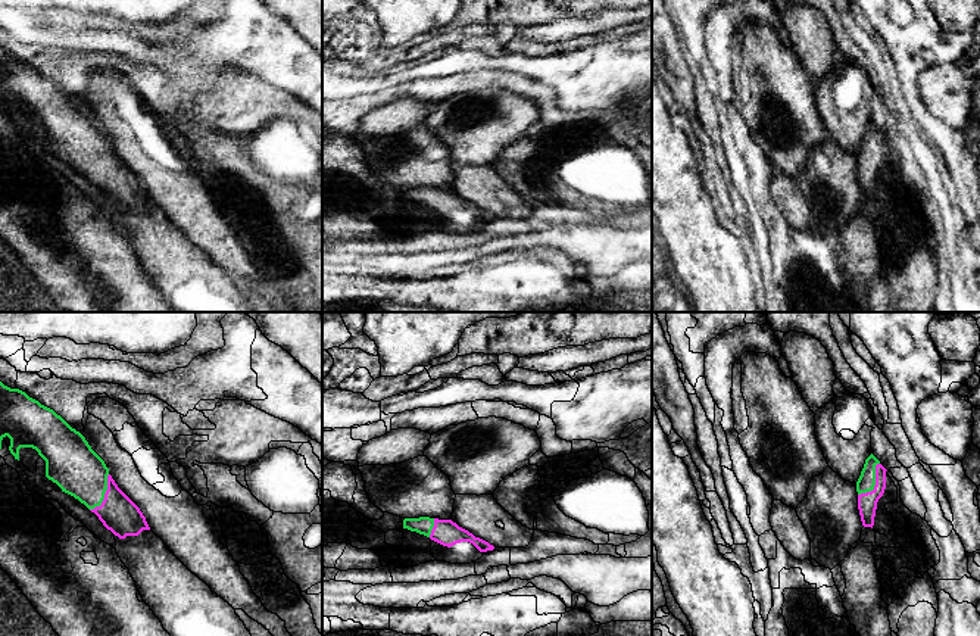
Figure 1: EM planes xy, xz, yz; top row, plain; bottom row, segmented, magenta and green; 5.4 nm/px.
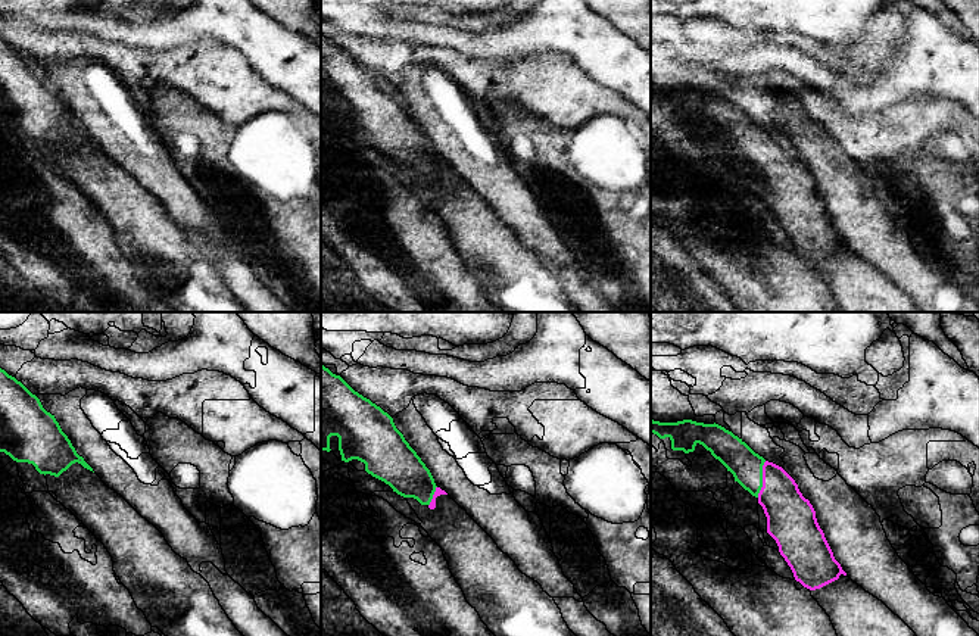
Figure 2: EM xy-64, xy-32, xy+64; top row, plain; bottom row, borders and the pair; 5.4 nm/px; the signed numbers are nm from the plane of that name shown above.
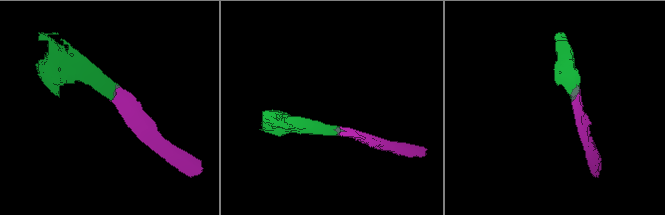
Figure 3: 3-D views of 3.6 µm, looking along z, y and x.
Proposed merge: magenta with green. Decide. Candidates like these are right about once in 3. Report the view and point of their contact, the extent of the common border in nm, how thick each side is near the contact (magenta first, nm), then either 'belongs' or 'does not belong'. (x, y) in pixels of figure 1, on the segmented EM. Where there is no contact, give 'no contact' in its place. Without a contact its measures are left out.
yz (876, 483) | 220 nm | 110/100 nm | belongs

